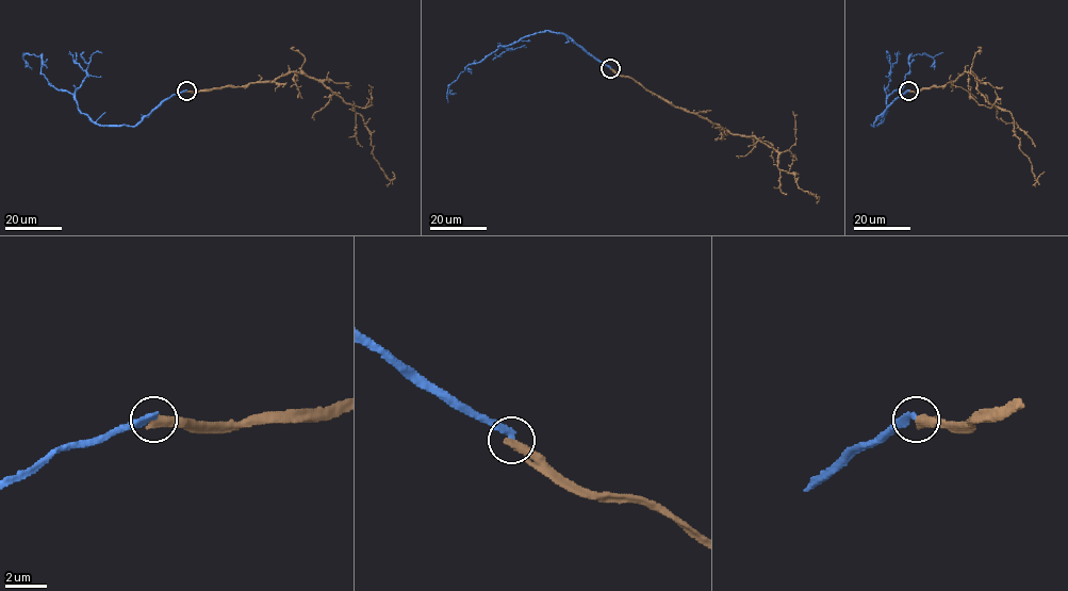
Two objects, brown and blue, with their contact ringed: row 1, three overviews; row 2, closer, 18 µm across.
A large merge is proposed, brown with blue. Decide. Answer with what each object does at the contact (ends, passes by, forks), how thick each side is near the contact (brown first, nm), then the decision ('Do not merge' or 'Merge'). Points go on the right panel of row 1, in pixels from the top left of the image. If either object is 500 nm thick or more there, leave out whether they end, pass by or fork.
At the ring brown ends. At the ring blue ends. Thickness 480 nm (brown) against 320 nm. Do not merge

